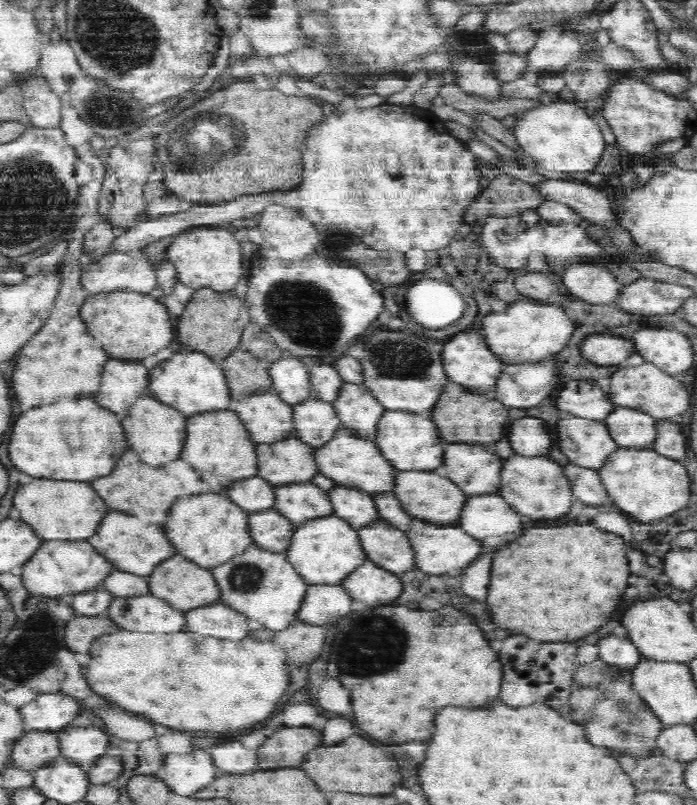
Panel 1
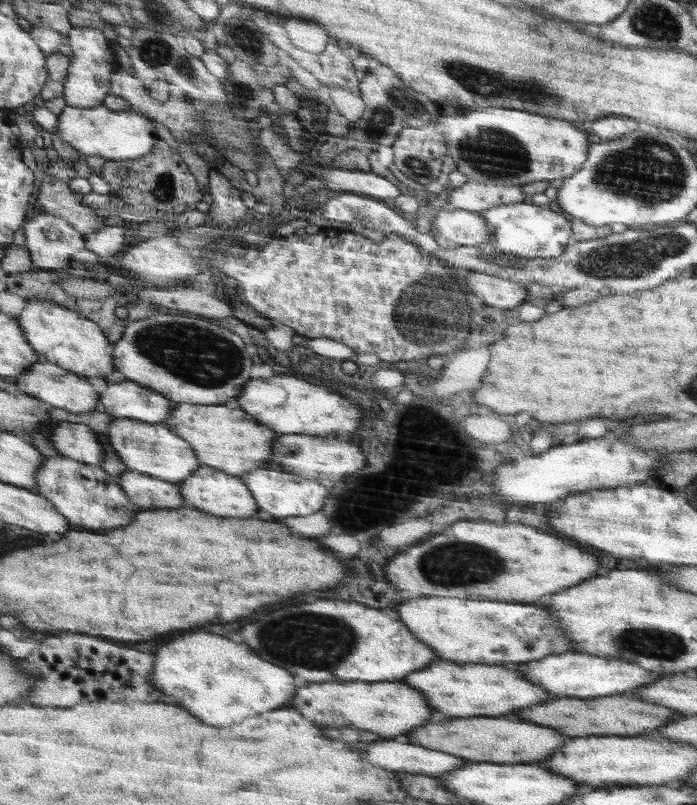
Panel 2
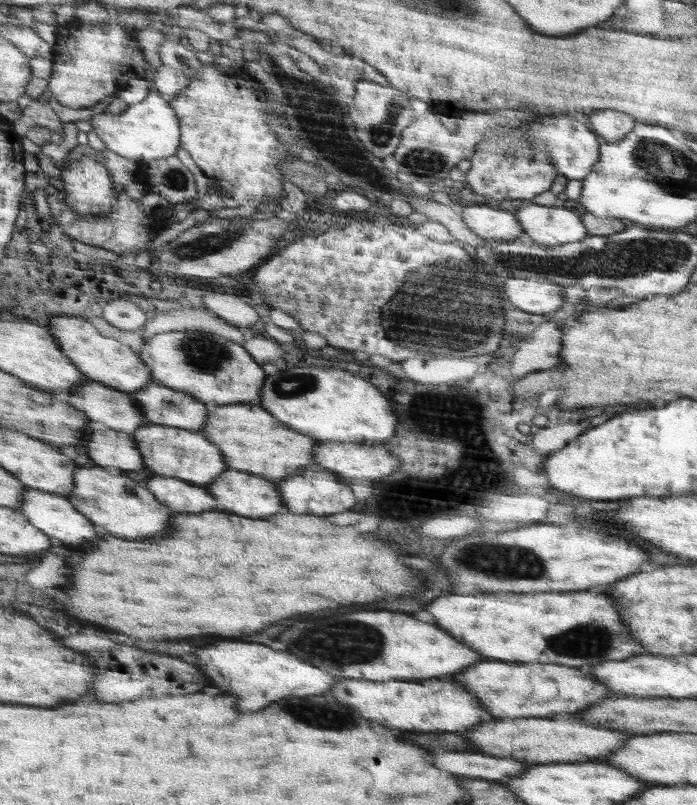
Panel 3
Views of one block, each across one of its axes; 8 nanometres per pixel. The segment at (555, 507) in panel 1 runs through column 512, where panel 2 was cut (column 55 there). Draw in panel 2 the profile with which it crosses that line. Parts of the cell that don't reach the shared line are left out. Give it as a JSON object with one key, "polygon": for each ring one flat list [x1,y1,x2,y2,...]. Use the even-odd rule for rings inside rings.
{"polygon":[[58,455,48,457,37,478,38,487,35,490,51,500,76,526,88,526,94,530,120,528,130,524,143,510,130,500,125,488,120,485,119,477,108,474,101,466]]}

